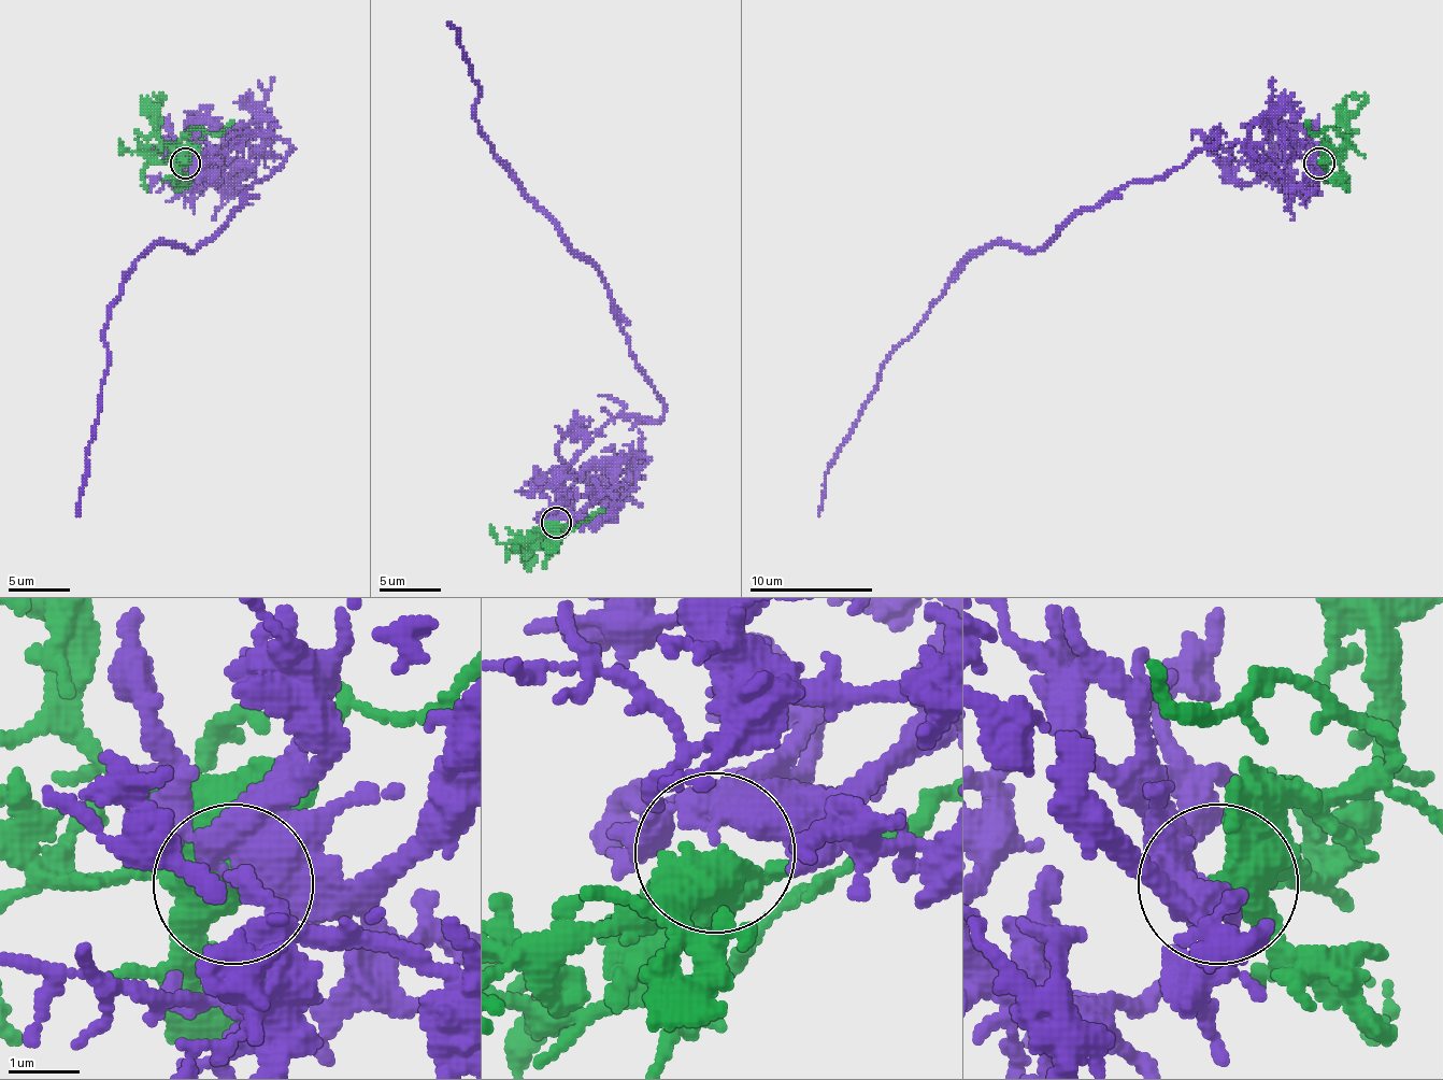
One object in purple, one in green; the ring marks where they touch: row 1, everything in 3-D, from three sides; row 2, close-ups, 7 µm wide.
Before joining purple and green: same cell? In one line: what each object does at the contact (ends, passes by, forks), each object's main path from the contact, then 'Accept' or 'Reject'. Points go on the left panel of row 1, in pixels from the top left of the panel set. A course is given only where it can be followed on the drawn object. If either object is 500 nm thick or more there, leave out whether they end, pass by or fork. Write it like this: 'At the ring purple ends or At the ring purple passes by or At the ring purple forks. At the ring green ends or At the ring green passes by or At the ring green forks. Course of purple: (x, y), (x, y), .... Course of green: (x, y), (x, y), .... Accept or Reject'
Course of purple: (184, 164), (240, 192), (190, 180), (249, 136), (293, 148), (194, 250), (134, 263), (76, 515). Course of green: (184, 164), (175, 148), (181, 139), (197, 127), (222, 132), (233, 121). Accept

